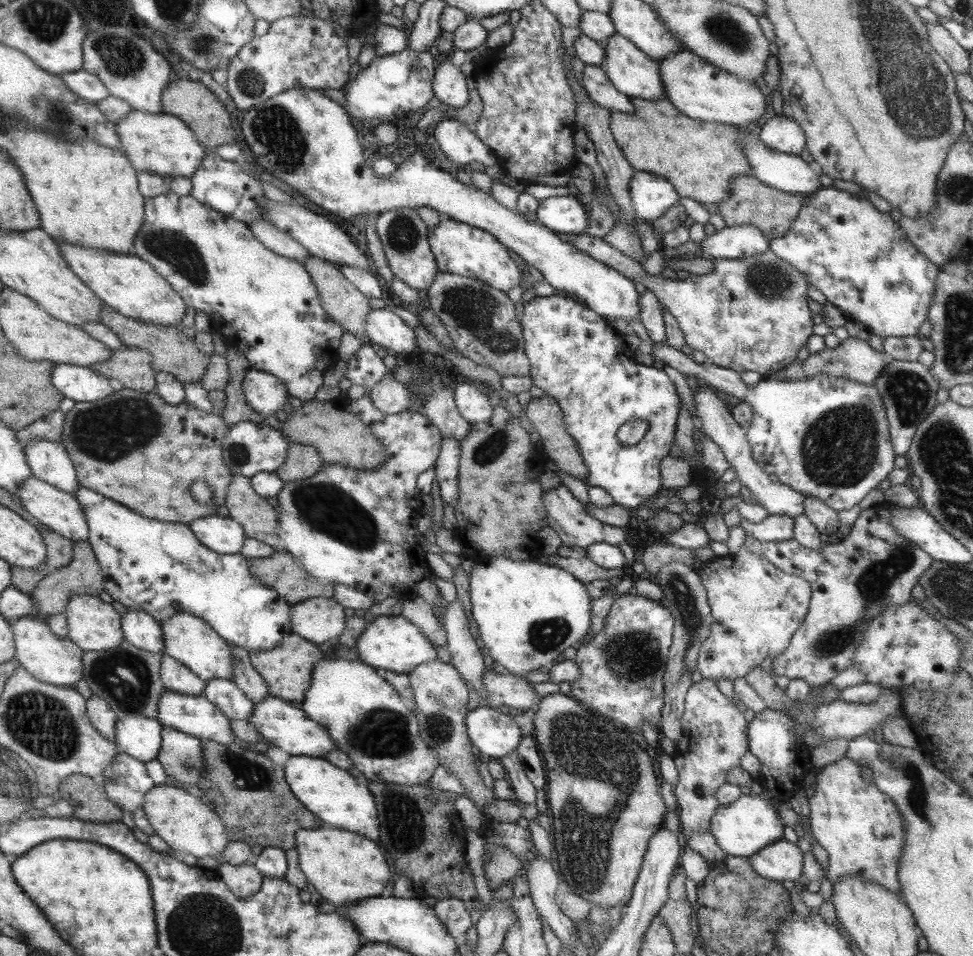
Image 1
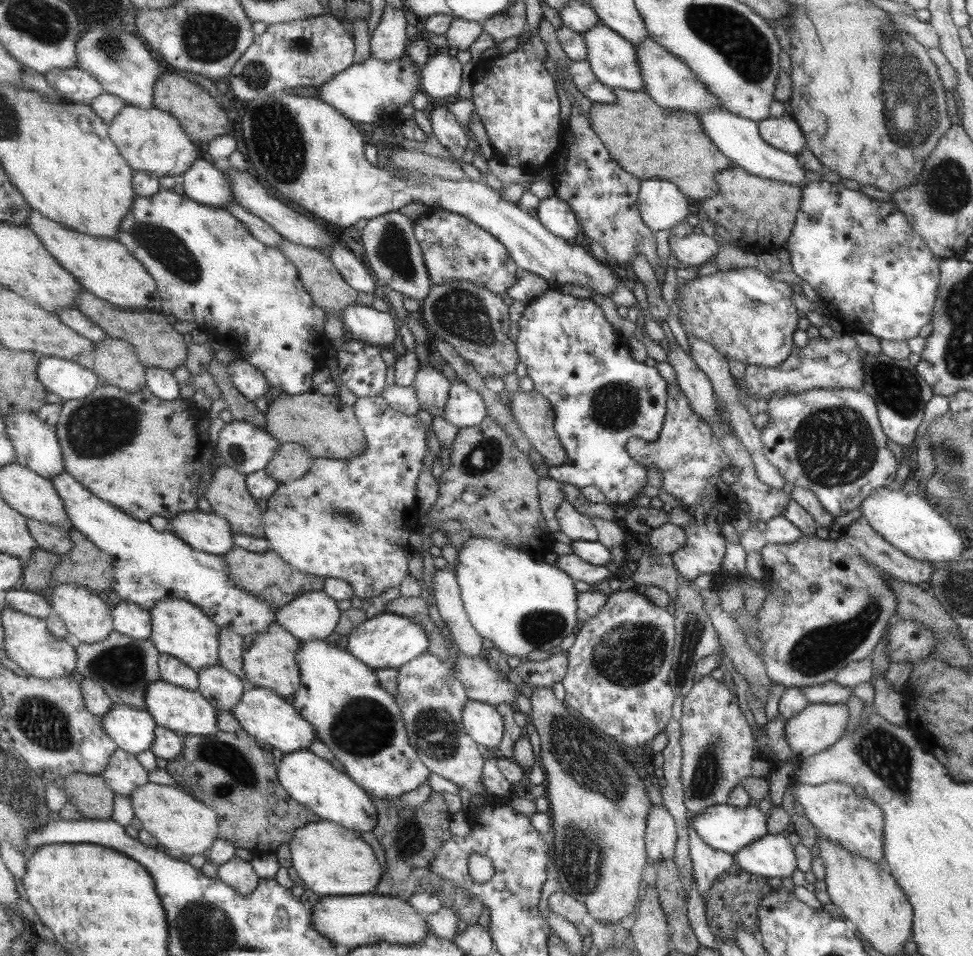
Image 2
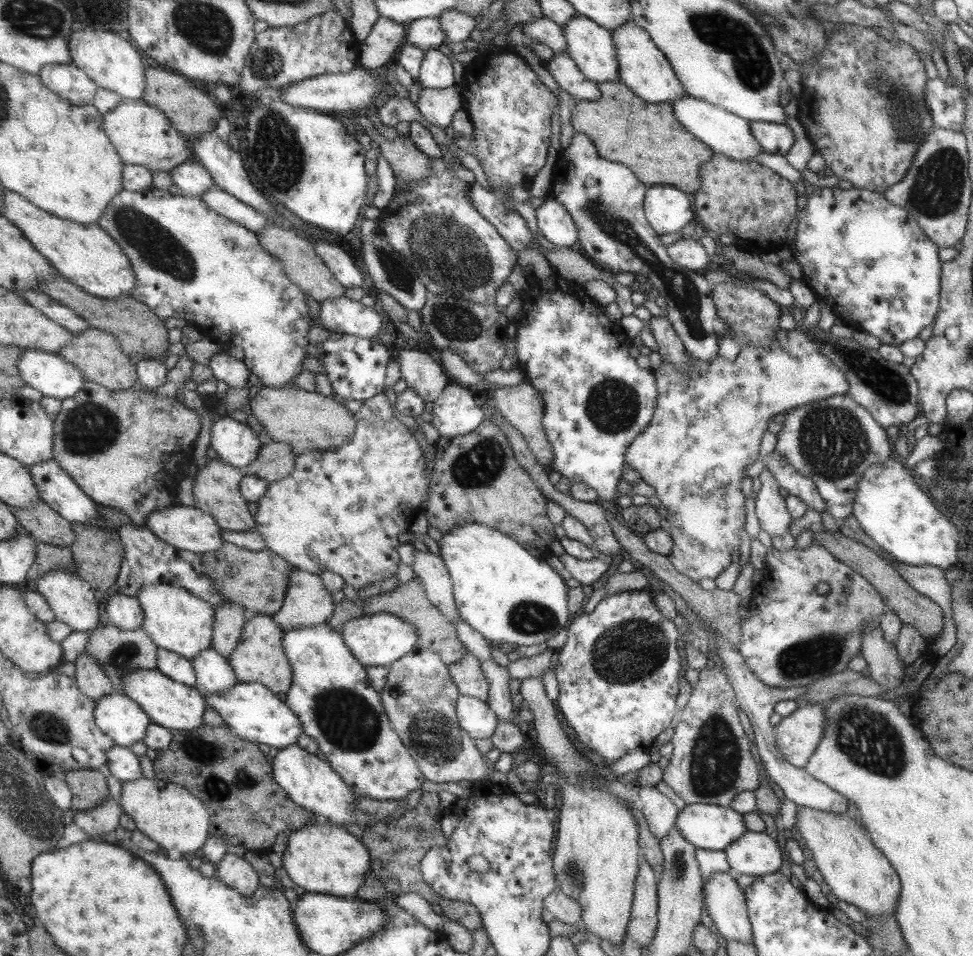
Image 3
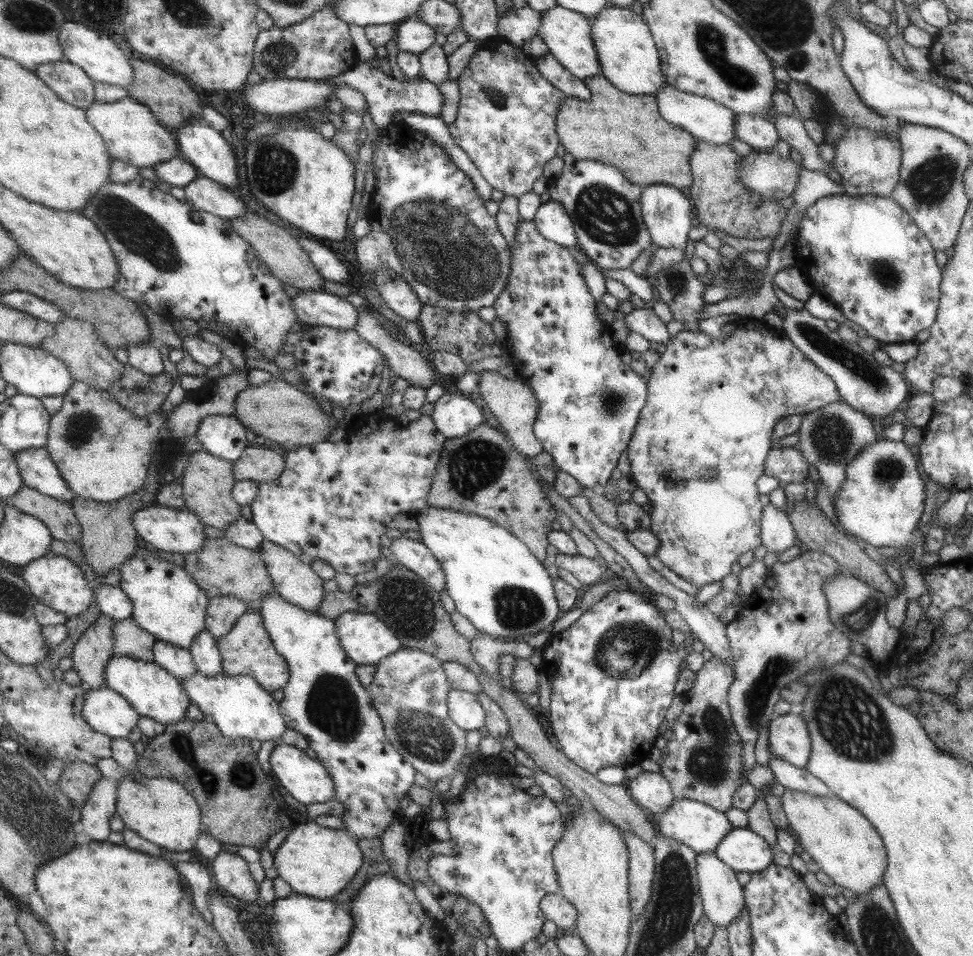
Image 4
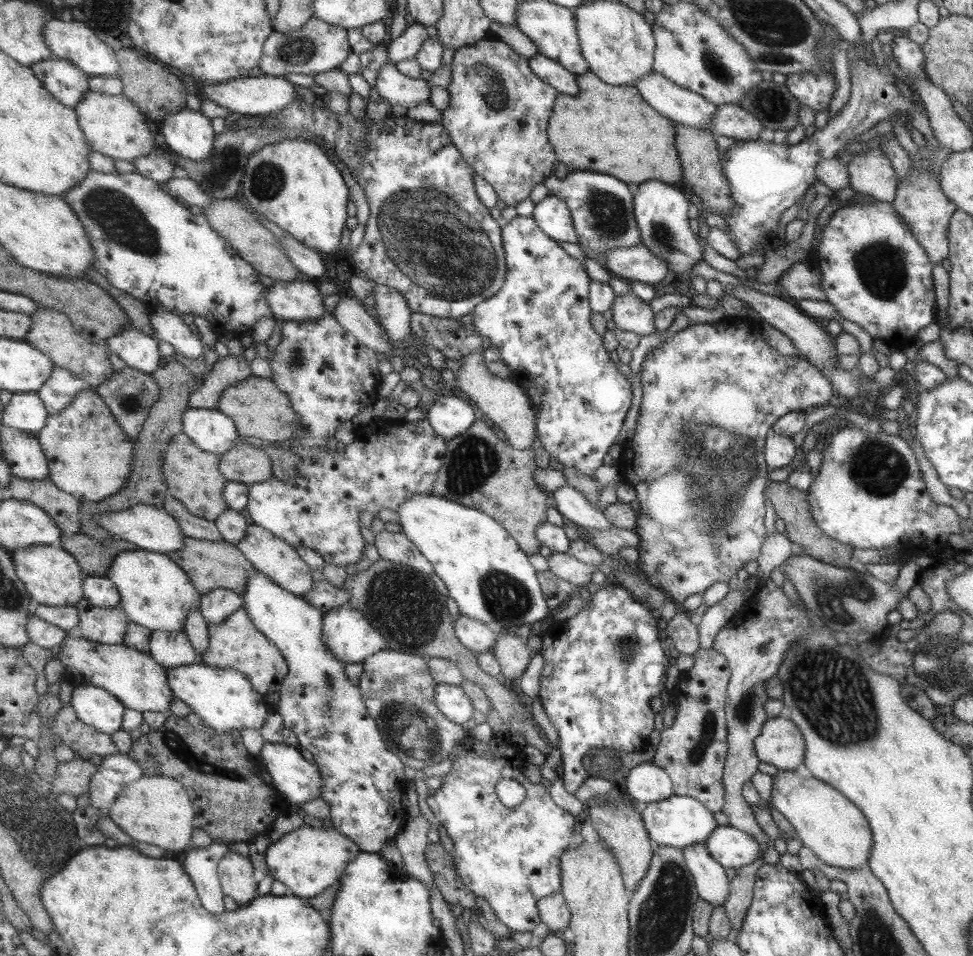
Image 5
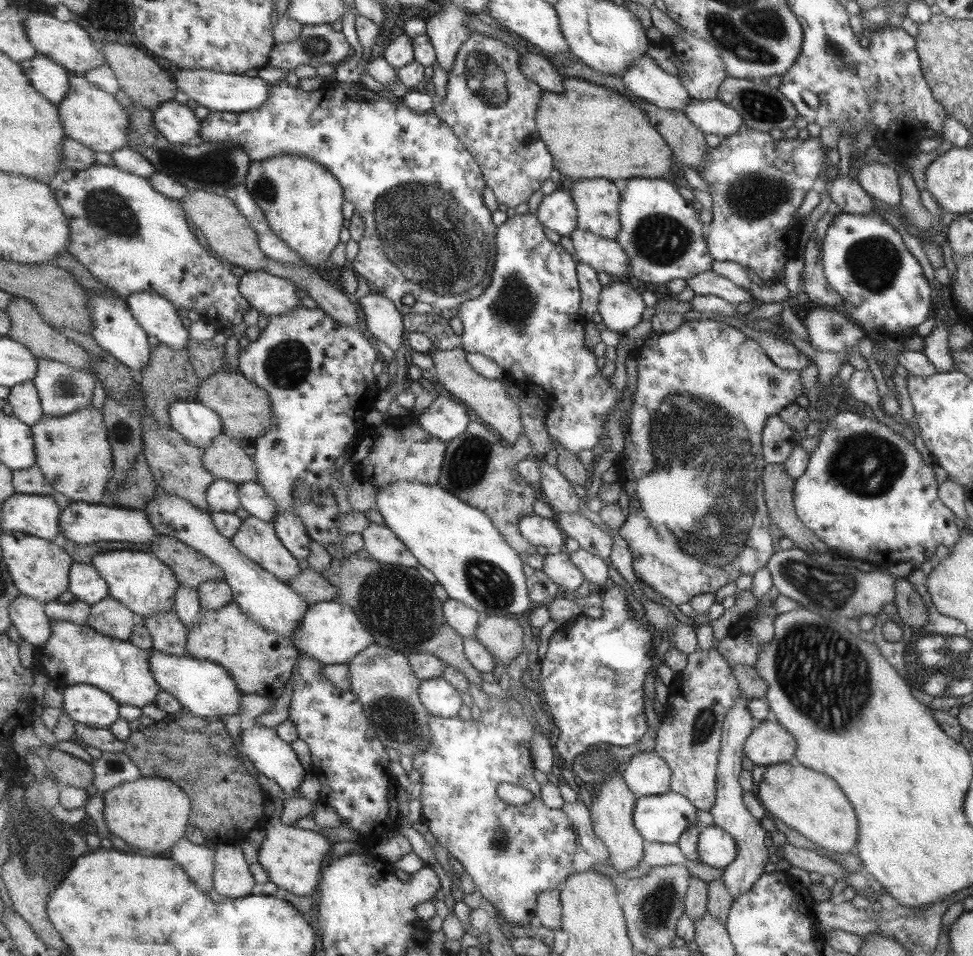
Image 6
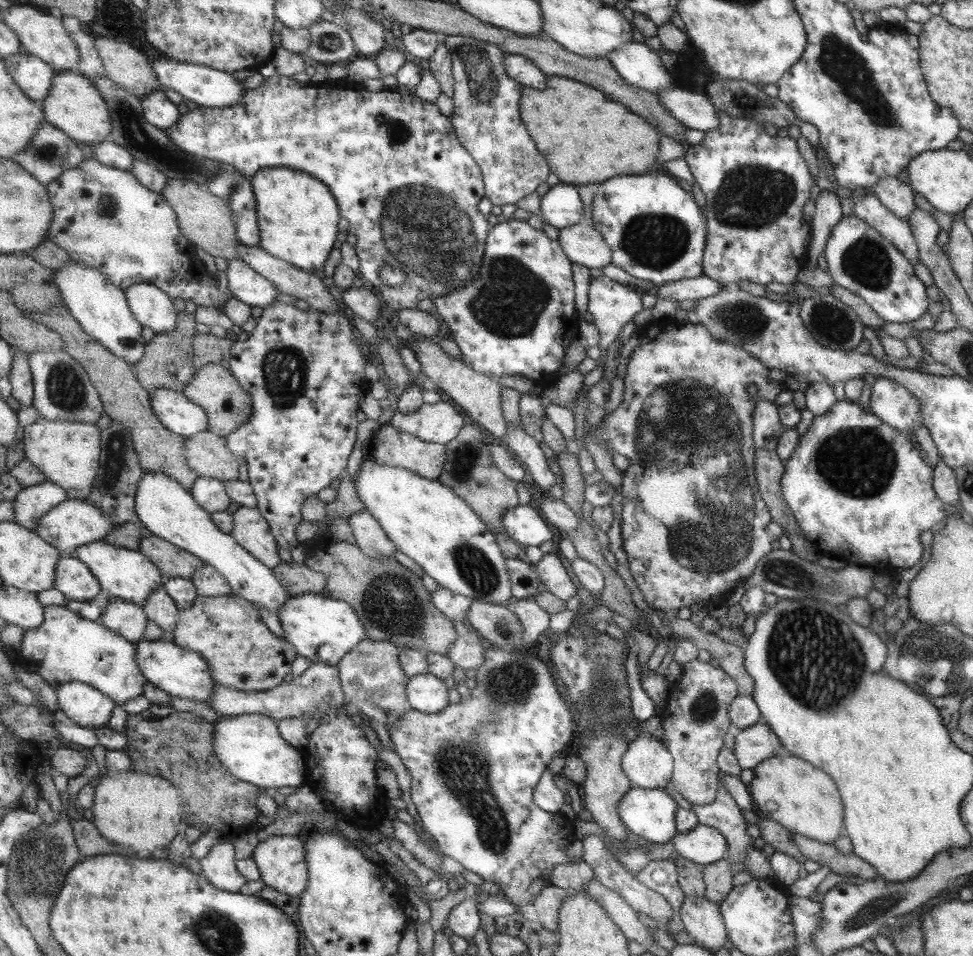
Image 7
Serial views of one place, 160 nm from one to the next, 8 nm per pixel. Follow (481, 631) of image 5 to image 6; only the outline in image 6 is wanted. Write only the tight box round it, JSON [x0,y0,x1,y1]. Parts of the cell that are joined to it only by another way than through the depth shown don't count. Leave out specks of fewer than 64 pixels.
[442,599,481,638]

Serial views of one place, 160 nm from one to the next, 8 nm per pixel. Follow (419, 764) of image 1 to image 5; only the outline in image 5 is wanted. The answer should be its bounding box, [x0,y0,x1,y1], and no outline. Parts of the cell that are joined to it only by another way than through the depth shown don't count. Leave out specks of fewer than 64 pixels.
[243,571,407,853]

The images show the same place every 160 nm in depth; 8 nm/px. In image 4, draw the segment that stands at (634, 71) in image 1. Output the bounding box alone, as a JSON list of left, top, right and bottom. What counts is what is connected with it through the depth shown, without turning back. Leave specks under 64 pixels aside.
[537,5,601,80]

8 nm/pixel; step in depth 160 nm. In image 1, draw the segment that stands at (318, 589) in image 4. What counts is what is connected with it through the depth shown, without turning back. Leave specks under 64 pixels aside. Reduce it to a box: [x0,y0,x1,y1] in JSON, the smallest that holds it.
[291,597,344,644]

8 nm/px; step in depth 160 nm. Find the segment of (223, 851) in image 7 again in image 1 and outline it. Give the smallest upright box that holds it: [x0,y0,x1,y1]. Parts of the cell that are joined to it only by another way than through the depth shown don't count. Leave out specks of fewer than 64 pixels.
[216,860,264,899]

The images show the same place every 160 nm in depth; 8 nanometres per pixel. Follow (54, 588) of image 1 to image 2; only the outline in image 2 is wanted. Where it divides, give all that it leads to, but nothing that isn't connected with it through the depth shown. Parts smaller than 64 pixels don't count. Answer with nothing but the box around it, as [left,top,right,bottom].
[43,533,115,597]

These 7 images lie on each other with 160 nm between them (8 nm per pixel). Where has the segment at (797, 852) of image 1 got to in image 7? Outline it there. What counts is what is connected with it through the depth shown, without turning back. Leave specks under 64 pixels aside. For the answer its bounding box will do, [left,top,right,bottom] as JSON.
[669,823,727,865]

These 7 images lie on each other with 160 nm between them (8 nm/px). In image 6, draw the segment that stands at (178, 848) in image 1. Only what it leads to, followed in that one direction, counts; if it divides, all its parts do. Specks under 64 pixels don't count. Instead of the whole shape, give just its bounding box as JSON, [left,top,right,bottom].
[104,777,192,854]

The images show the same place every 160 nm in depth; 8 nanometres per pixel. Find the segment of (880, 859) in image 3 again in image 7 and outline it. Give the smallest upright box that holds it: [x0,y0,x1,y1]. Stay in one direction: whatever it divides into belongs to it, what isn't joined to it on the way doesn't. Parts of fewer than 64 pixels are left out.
[747,754,843,843]

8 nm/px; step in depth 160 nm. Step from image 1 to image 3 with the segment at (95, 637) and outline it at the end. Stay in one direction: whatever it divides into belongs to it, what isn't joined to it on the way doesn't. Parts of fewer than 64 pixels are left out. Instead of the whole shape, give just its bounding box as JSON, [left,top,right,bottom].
[36,570,101,631]

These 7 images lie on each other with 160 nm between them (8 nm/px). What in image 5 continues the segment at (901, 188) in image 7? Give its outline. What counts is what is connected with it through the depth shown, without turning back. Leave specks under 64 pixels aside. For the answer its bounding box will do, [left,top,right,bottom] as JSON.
[846,149,898,202]

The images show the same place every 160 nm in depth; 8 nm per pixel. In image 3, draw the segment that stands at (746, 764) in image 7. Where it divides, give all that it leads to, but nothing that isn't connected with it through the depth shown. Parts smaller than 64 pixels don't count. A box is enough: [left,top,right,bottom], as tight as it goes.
[773,704,824,768]

